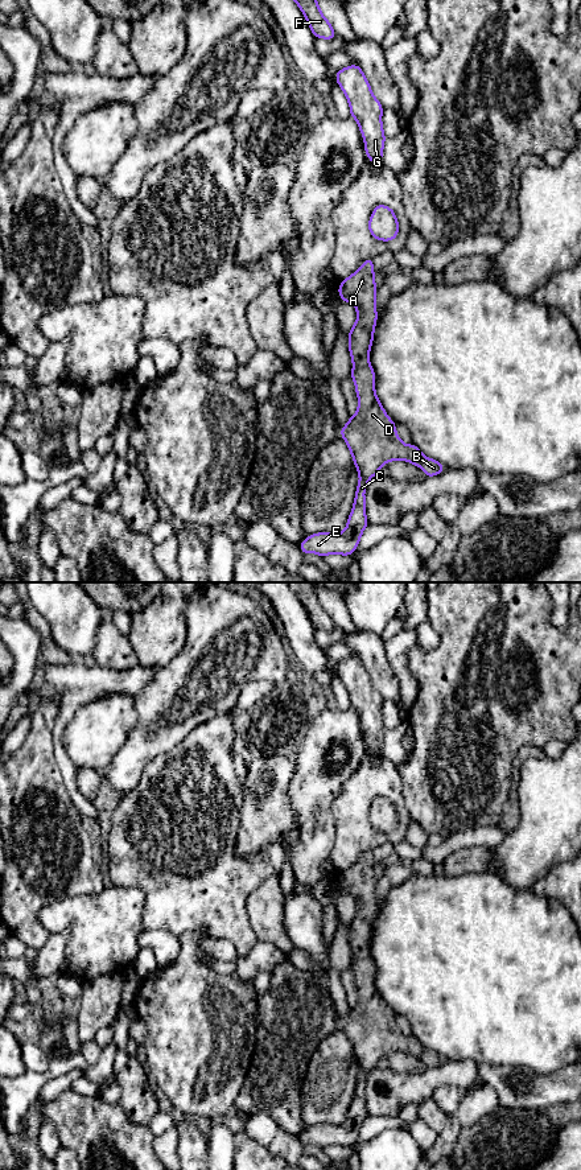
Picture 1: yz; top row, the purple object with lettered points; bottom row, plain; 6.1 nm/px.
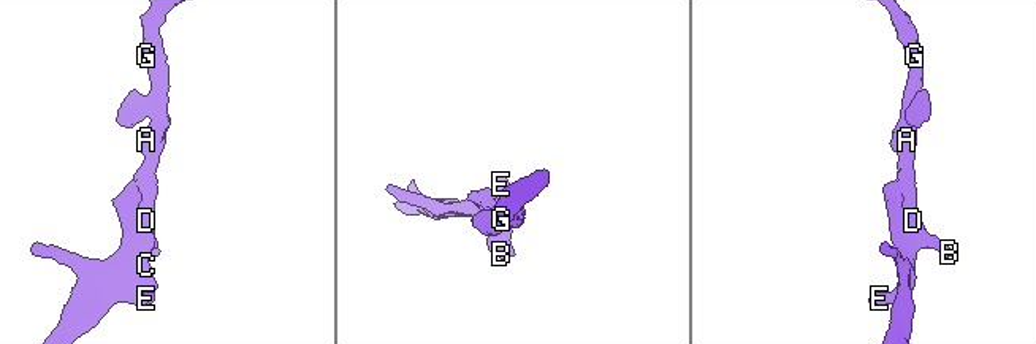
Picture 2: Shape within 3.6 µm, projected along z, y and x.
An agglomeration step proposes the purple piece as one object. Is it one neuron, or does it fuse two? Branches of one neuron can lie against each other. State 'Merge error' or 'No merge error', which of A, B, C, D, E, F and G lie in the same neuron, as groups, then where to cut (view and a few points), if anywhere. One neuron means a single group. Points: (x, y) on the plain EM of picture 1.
No merge error. Groups: A B C D E F G. No split

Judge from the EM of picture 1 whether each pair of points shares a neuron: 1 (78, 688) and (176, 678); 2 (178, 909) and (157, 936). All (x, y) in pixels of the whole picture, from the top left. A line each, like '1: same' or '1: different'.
1: different
2: different

